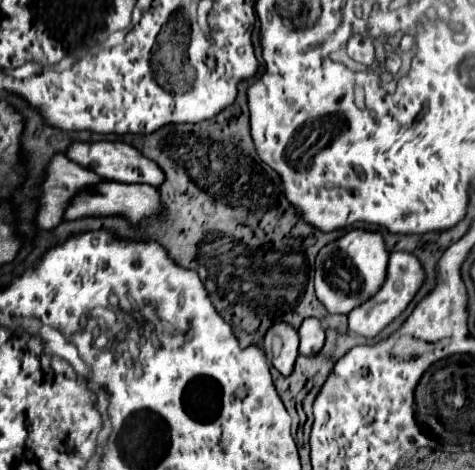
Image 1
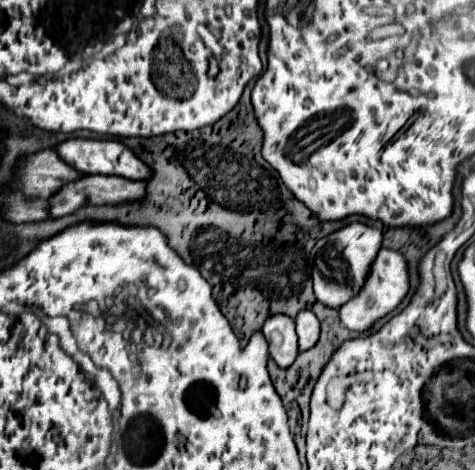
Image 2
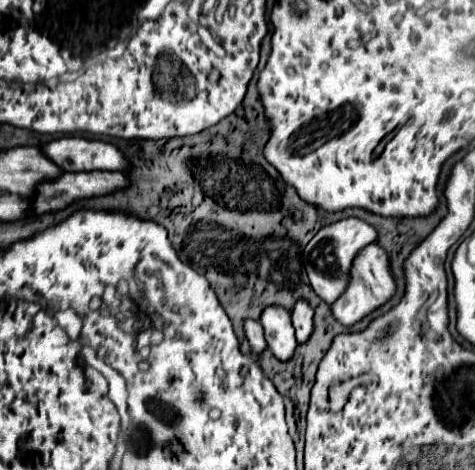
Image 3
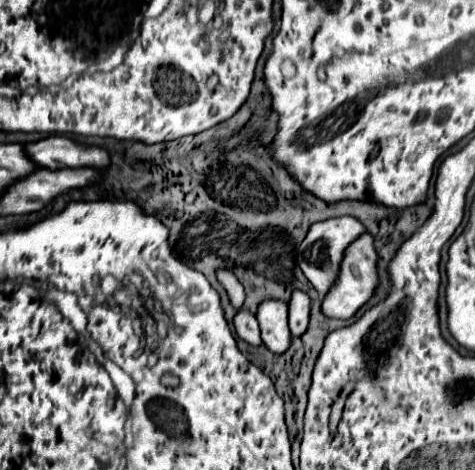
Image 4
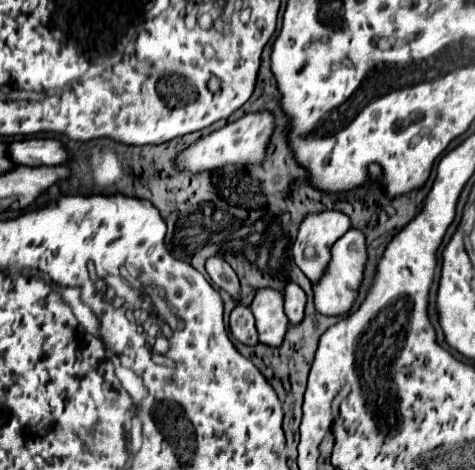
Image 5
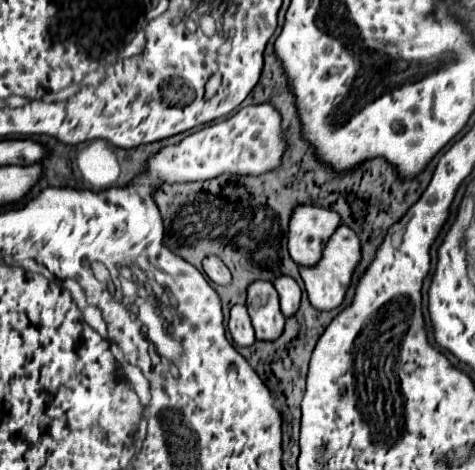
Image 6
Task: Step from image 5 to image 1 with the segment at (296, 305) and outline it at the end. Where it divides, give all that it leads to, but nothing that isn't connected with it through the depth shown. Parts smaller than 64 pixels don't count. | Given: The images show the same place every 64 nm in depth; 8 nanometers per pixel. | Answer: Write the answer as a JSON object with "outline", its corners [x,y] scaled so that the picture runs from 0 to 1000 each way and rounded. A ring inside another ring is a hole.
{"outline":[[[665,677],[640,681],[627,702],[627,715],[632,715],[632,753],[640,753],[640,757],[665,757],[665,749],[674,749],[674,740],[682,736],[682,723],[686,723],[682,698],[678,698],[674,681],[665,681]]]}

